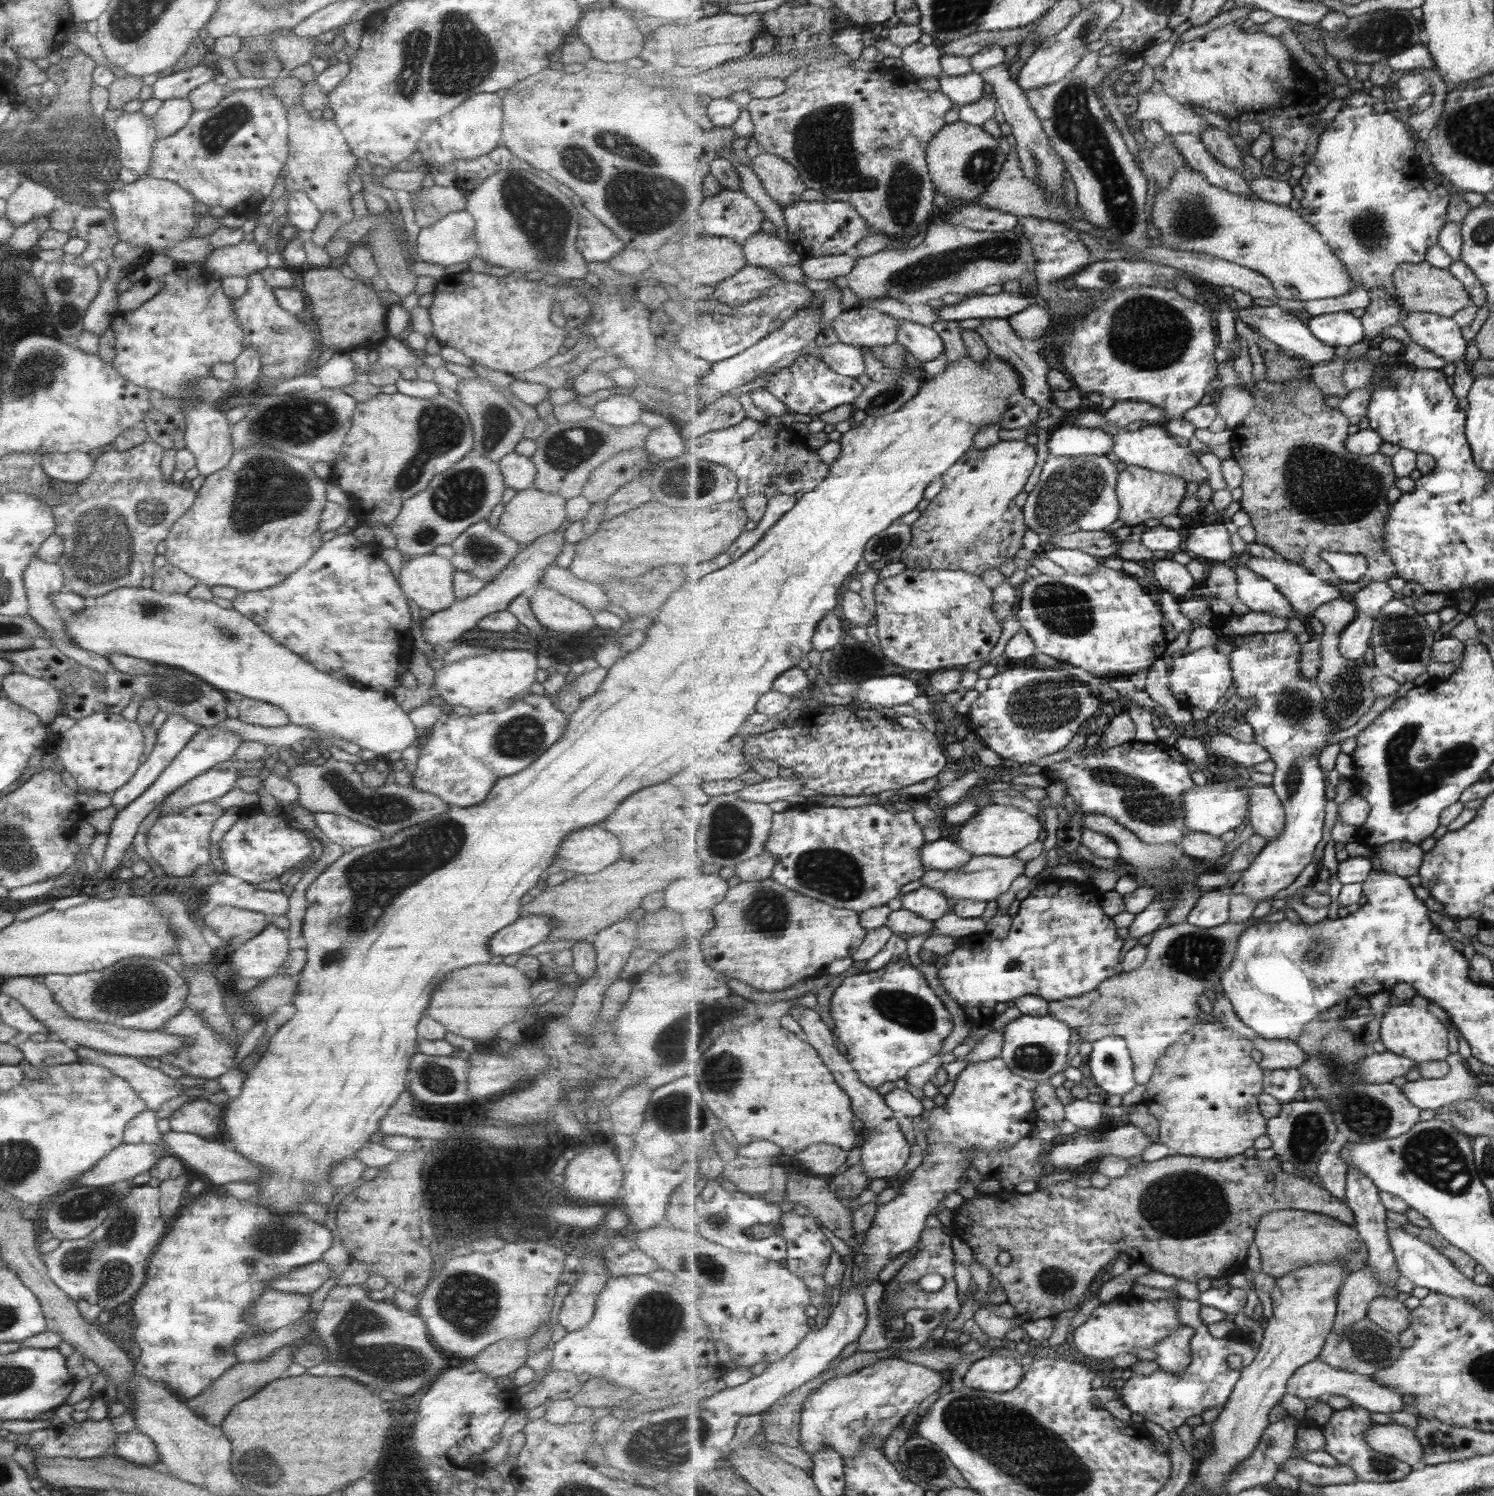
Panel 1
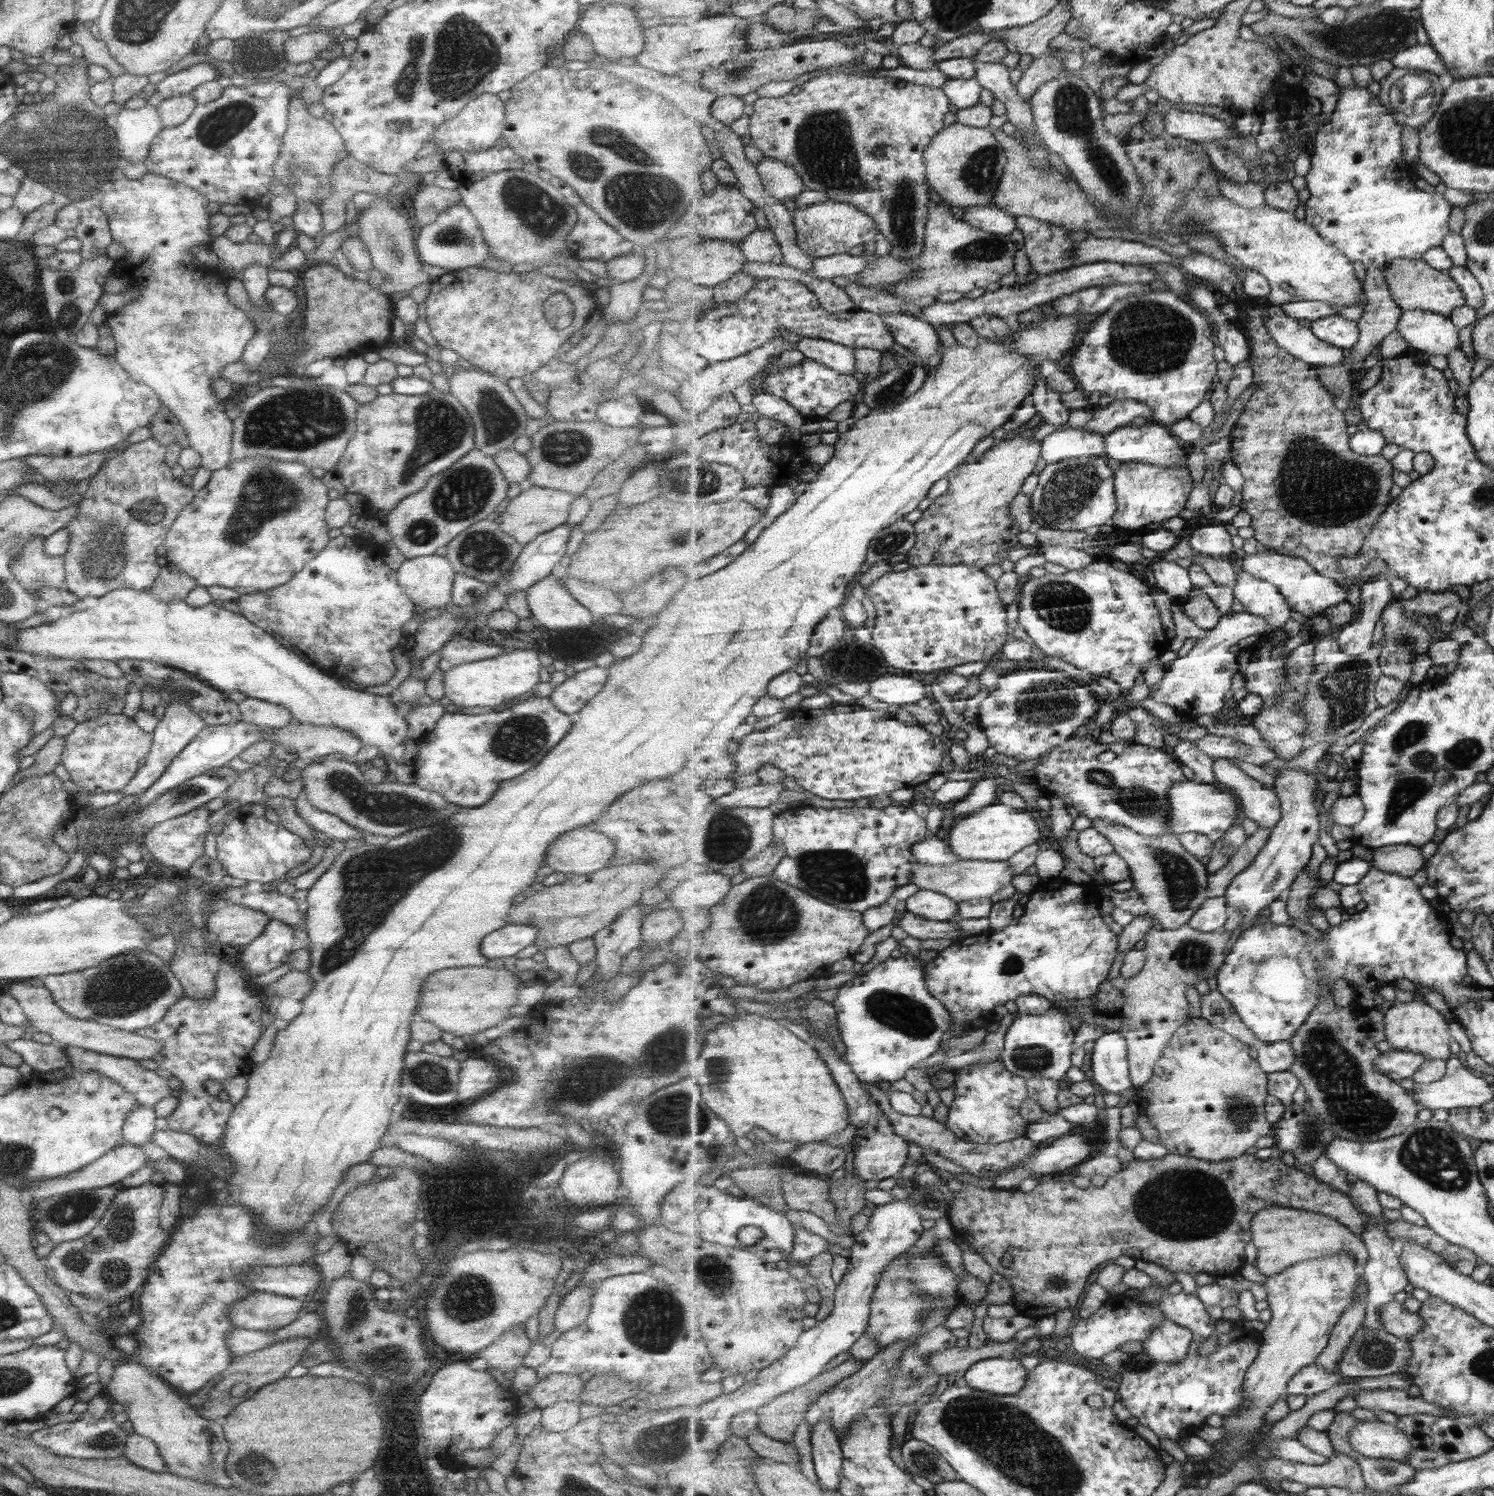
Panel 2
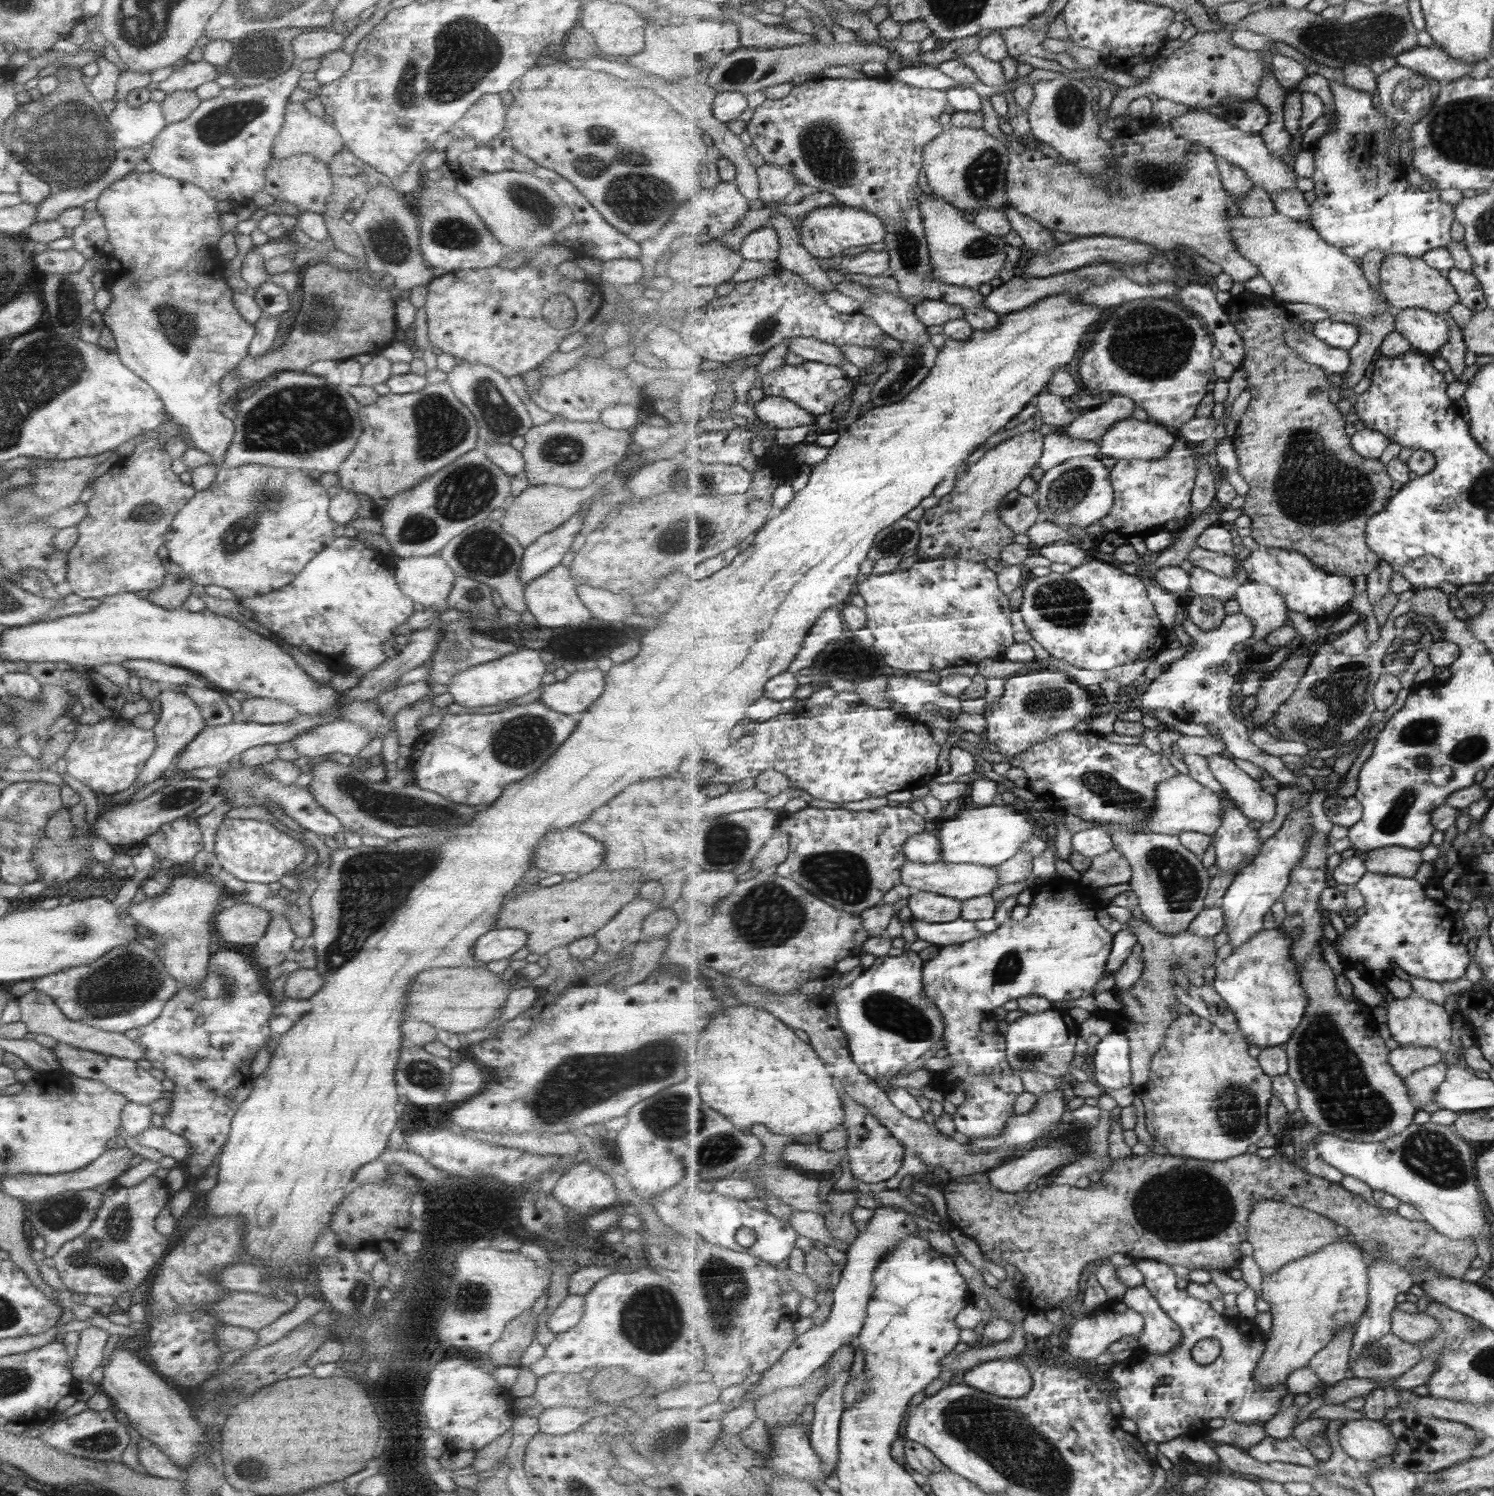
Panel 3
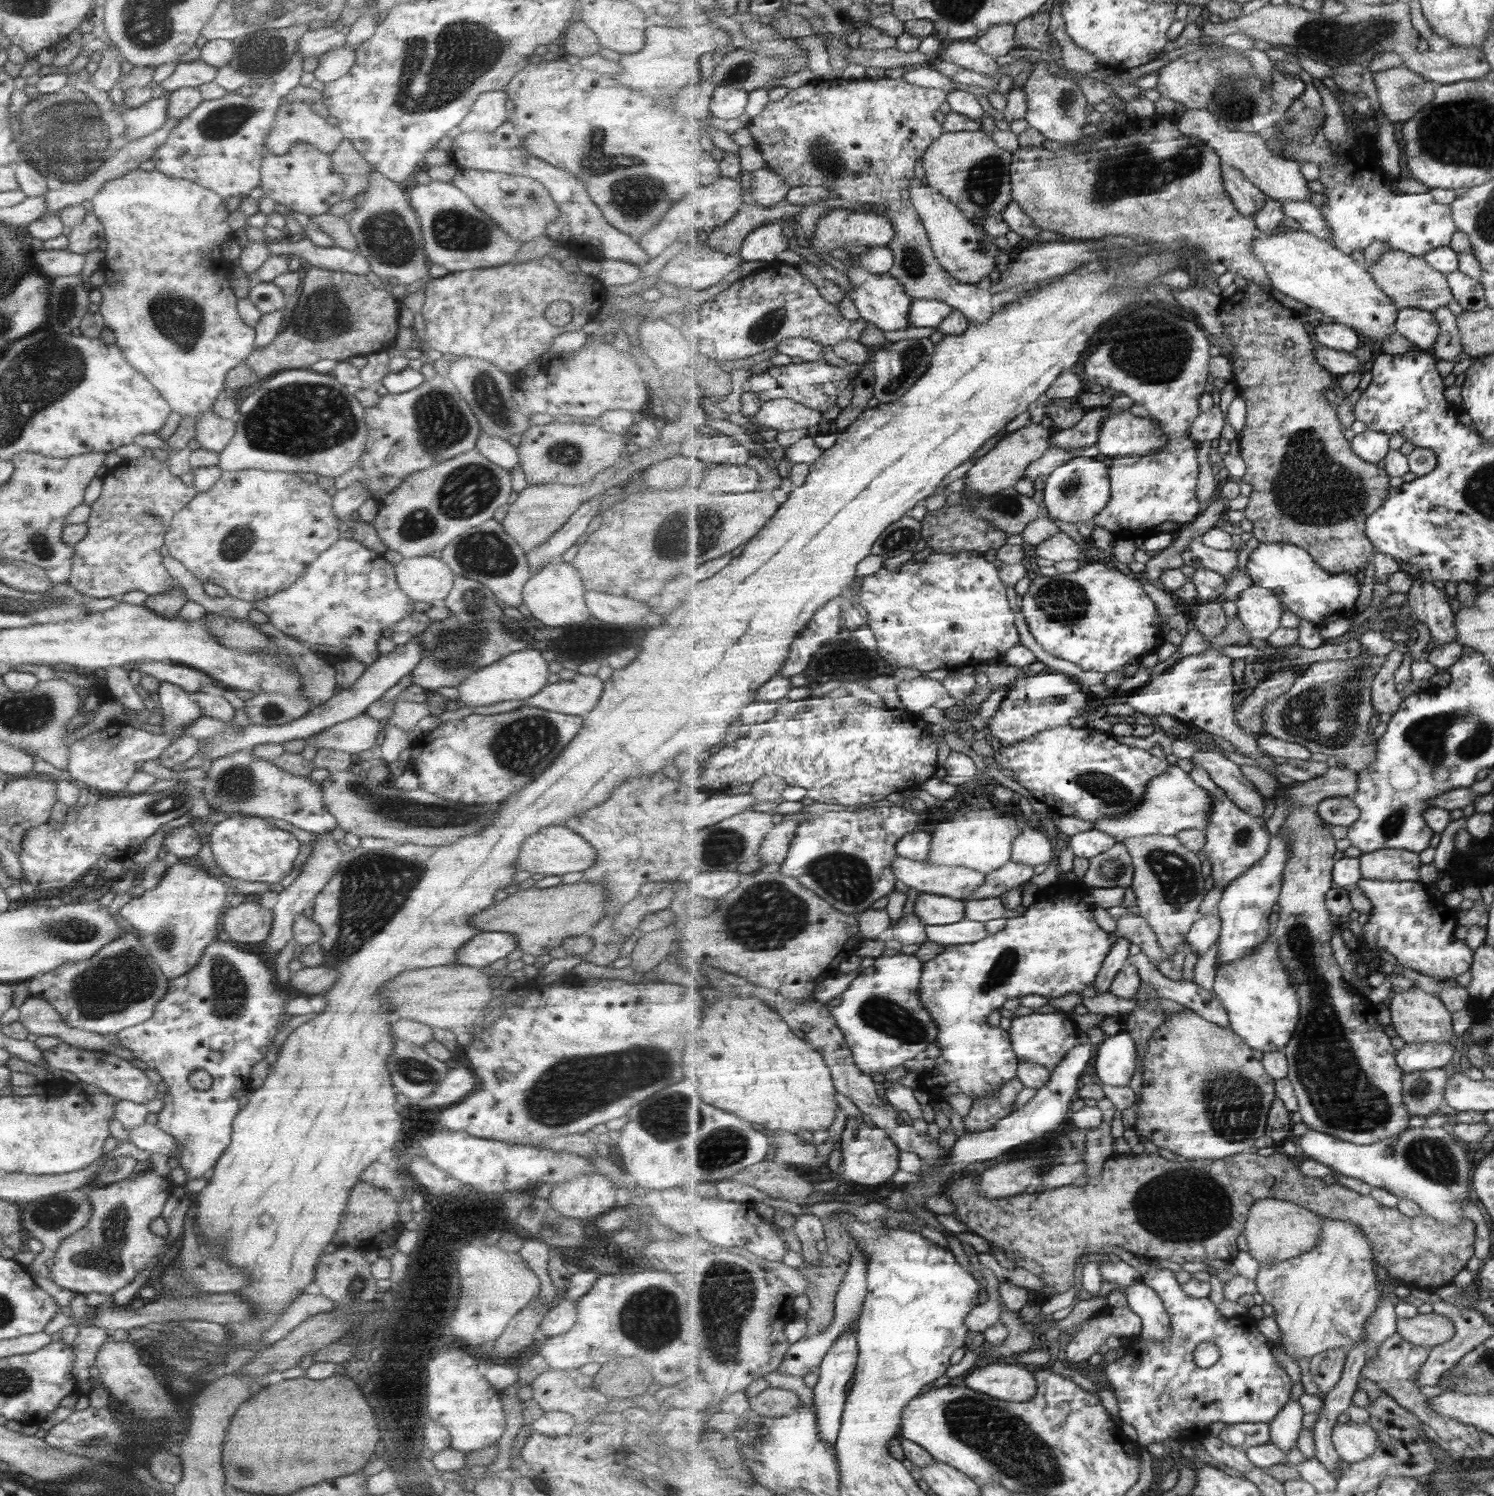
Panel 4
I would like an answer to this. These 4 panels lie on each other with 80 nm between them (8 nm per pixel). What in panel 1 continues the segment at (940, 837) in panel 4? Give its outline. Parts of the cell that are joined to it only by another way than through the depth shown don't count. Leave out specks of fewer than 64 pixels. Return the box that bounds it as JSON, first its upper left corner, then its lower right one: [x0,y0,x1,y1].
[955,804,1043,858]

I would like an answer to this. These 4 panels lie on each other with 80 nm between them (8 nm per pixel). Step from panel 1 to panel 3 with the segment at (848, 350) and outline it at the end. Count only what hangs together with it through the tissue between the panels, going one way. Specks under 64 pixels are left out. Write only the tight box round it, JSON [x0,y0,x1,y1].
[789,338,847,367]

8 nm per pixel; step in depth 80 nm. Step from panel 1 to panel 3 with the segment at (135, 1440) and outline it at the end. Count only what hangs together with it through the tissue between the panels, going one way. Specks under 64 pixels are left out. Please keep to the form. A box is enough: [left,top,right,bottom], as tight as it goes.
[137,1437,181,1479]

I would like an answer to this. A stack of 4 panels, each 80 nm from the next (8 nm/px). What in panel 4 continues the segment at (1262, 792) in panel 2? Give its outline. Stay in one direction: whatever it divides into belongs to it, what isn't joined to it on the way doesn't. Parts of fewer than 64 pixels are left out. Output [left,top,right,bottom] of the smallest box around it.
[1193,750,1265,816]

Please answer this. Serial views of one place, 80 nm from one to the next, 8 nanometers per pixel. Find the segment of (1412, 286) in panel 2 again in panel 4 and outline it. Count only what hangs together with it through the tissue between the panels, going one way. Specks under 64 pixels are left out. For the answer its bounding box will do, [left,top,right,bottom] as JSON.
[1368,250,1454,312]

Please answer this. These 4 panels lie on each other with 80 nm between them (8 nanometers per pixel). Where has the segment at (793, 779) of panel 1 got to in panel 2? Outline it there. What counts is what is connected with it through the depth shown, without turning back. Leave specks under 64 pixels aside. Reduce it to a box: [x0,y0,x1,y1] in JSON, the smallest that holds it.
[713,782,787,808]

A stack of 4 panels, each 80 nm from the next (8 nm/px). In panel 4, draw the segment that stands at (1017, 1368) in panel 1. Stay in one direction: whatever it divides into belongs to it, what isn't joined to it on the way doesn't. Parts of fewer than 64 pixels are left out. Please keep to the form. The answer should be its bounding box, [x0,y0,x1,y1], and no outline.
[965,1364,1037,1402]

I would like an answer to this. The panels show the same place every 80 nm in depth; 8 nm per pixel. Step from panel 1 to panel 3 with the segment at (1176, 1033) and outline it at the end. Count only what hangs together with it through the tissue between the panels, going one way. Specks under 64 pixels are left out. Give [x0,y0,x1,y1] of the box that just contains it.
[1101,914,1219,1086]

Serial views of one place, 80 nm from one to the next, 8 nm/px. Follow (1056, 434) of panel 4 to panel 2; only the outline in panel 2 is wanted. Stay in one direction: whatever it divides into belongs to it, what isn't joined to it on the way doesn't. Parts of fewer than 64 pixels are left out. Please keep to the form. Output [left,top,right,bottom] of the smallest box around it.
[1079,399,1153,435]

